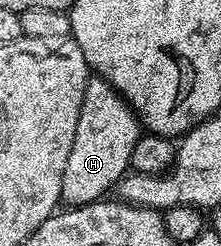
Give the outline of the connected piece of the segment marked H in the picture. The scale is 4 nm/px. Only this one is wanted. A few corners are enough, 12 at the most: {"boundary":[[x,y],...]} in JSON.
{"boundary":[[88,77],[61,199],[98,202],[128,173],[139,115]]}

